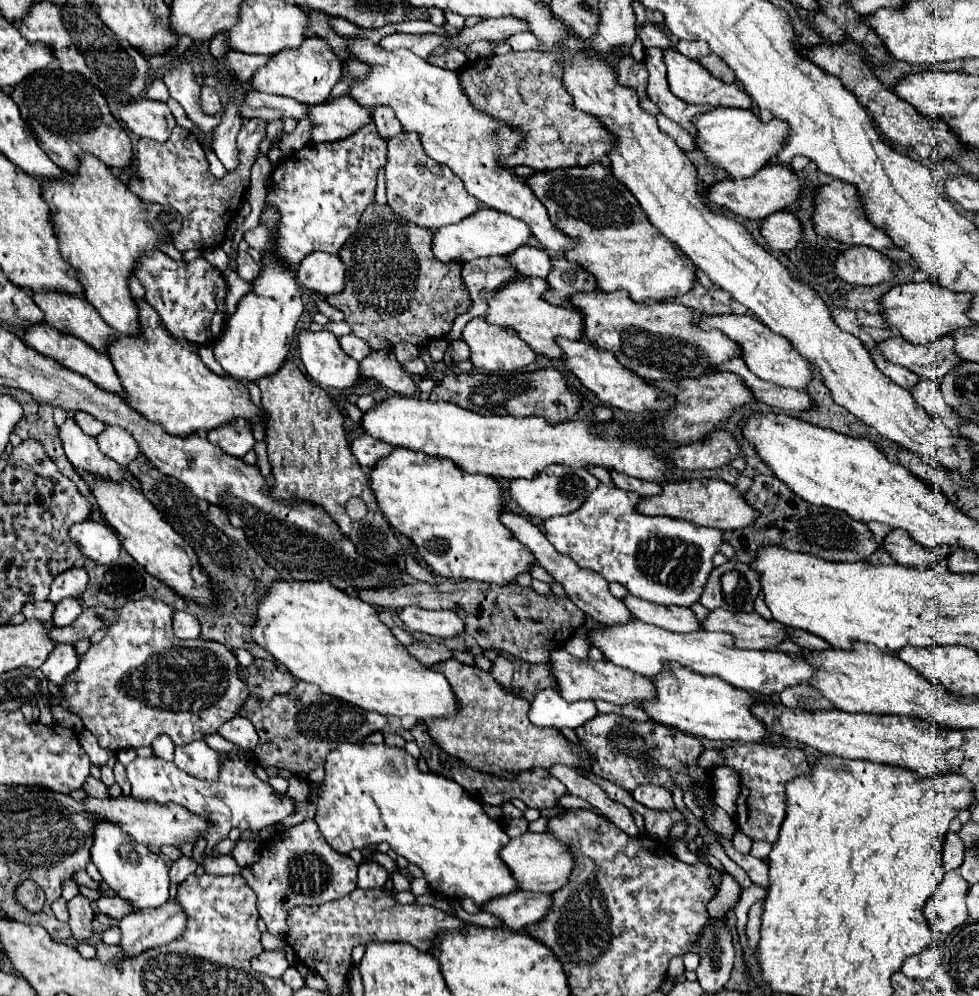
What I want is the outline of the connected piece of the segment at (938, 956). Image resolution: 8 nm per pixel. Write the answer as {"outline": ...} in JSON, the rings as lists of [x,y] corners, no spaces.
{"outline":[[[930,945],[926,951],[908,957],[900,971],[910,979],[930,979],[940,961],[942,961],[942,951],[938,949],[938,945]]]}

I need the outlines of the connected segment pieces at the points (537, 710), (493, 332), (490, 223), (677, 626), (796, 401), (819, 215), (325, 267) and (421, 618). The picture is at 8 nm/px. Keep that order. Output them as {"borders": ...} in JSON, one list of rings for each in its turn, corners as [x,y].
{"borders":[[[[556,687],[540,691],[532,699],[530,721],[538,727],[554,727],[554,729],[576,729],[586,721],[594,719],[598,713],[594,701],[574,701],[568,703],[562,699]]],[[[484,315],[474,317],[472,321],[466,323],[466,327],[462,331],[462,341],[466,341],[472,351],[472,355],[470,355],[472,363],[476,367],[482,367],[488,371],[512,373],[516,369],[530,365],[536,359],[536,353],[526,343],[522,343],[520,335],[516,335],[514,331],[508,331],[506,327],[492,327],[490,323],[484,323]]],[[[488,207],[488,209],[476,211],[474,215],[470,215],[468,219],[462,219],[456,225],[440,227],[434,235],[432,251],[444,263],[450,263],[454,259],[460,261],[460,263],[466,263],[466,261],[472,261],[472,259],[478,259],[478,257],[510,255],[512,251],[516,251],[516,247],[526,245],[526,241],[530,237],[532,237],[532,231],[528,231],[526,223],[520,223],[520,219],[516,219],[512,215],[492,211]]],[[[628,595],[624,599],[626,607],[630,609],[630,613],[650,625],[662,627],[666,631],[674,631],[674,633],[692,633],[698,631],[698,619],[694,615],[692,609],[686,607],[660,607],[654,603],[648,603],[644,599],[636,599],[634,595]]],[[[732,359],[720,367],[720,371],[732,371],[744,379],[744,383],[750,387],[750,391],[756,395],[758,401],[780,409],[780,411],[810,411],[816,407],[814,399],[806,391],[790,389],[790,387],[776,387],[774,383],[764,383],[764,379],[756,379],[748,367],[744,367],[742,359]]],[[[832,181],[828,185],[822,185],[816,195],[816,209],[814,209],[814,223],[816,223],[816,233],[822,237],[830,237],[848,245],[868,245],[874,247],[876,251],[882,249],[894,249],[892,239],[884,231],[880,231],[872,221],[864,215],[864,205],[860,203],[858,191],[844,183],[844,181]]],[[[310,253],[298,267],[298,281],[310,291],[328,297],[344,289],[344,263],[330,253]]],[[[404,607],[398,611],[398,619],[410,631],[428,633],[434,637],[456,637],[464,631],[464,623],[460,623],[458,615],[442,609],[430,611],[422,607]]]]}

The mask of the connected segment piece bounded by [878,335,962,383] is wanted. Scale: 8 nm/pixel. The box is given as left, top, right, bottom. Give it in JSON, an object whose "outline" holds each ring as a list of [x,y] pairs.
{"outline":[[[950,335],[934,339],[926,345],[914,345],[904,337],[894,337],[878,343],[878,349],[888,361],[910,369],[918,377],[928,377],[938,383],[952,367],[960,365],[962,361],[954,351],[954,341]]]}

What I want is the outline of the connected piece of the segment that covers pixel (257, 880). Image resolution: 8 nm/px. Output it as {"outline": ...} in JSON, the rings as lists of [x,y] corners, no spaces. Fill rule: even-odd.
{"outline":[[[302,821],[266,841],[258,863],[238,867],[234,873],[242,875],[256,891],[260,917],[266,921],[268,931],[284,941],[288,935],[288,911],[296,905],[320,905],[352,893],[356,889],[358,863],[350,855],[332,851],[330,843],[320,835],[316,821]],[[292,883],[296,883],[296,891]]]}

